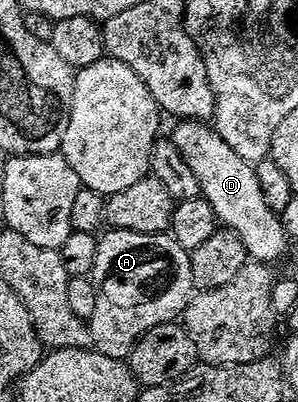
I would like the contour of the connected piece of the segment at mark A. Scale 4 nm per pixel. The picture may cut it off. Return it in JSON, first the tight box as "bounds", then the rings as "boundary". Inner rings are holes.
{"bounds":[87,228,194,360],"boundary":[[[108,228],[97,237],[96,243],[98,256],[94,260],[94,268],[90,275],[92,285],[96,288],[94,316],[87,319],[88,331],[92,337],[91,349],[111,358],[124,360],[144,333],[149,332],[156,325],[175,323],[188,307],[188,300],[194,293],[190,254],[189,251],[183,250],[168,232],[143,234]]]}

